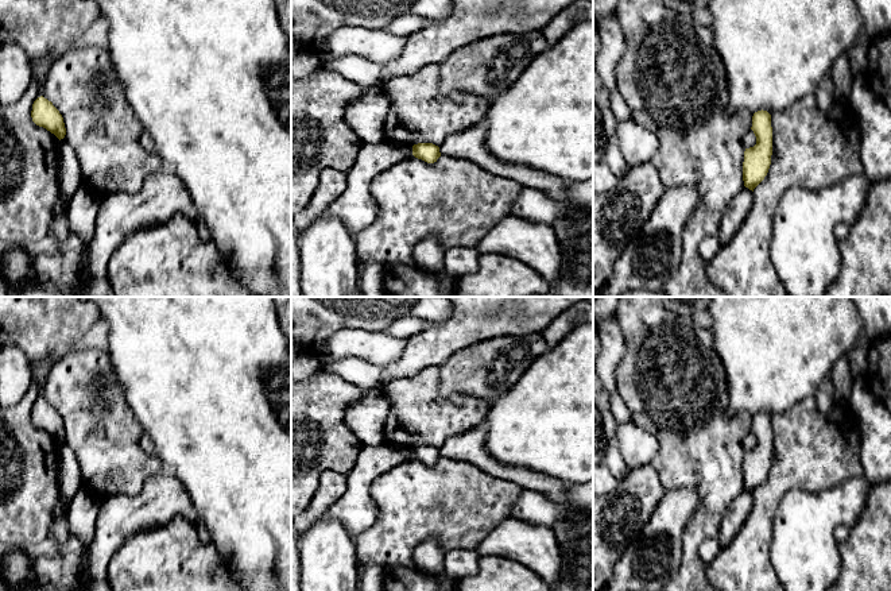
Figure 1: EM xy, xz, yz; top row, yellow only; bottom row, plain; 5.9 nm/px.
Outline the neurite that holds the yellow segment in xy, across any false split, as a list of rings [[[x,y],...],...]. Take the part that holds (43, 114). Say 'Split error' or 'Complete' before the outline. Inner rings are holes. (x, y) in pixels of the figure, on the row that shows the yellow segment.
Complete. [[[43,96],[38,97],[32,104],[32,121],[54,134],[59,140],[65,138],[66,128],[63,117],[51,101]]]

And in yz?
Complete. [[[758,111],[752,116],[752,127],[756,144],[745,148],[743,162],[744,186],[754,189],[764,179],[771,165],[772,155],[772,127],[771,115],[767,111]]]

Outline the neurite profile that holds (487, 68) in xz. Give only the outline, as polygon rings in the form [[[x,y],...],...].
[[[542,31],[495,35],[453,51],[441,65],[439,92],[465,92],[492,103],[549,47]]]

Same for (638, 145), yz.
[[[632,117],[617,124],[615,139],[628,169],[650,163],[659,148],[659,139],[655,134]]]

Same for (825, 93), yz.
[[[828,74],[820,80],[816,88],[817,105],[822,111],[828,111],[836,101],[836,90],[832,77]]]

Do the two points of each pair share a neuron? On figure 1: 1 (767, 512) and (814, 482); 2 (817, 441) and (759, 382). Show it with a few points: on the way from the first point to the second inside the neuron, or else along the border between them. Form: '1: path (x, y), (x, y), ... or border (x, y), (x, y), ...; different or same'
1: path (771, 498), (787, 482), (801, 482); same
2: border (813, 396), (804, 397), (771, 417); different

